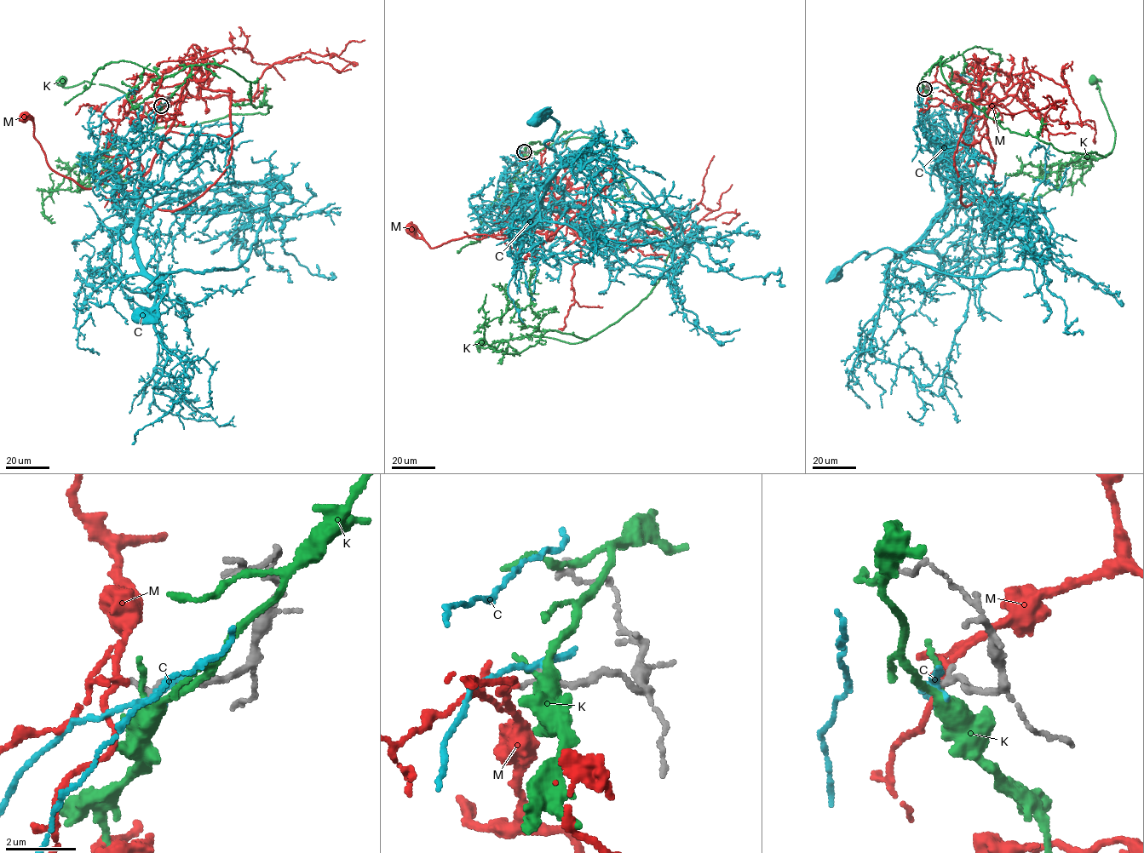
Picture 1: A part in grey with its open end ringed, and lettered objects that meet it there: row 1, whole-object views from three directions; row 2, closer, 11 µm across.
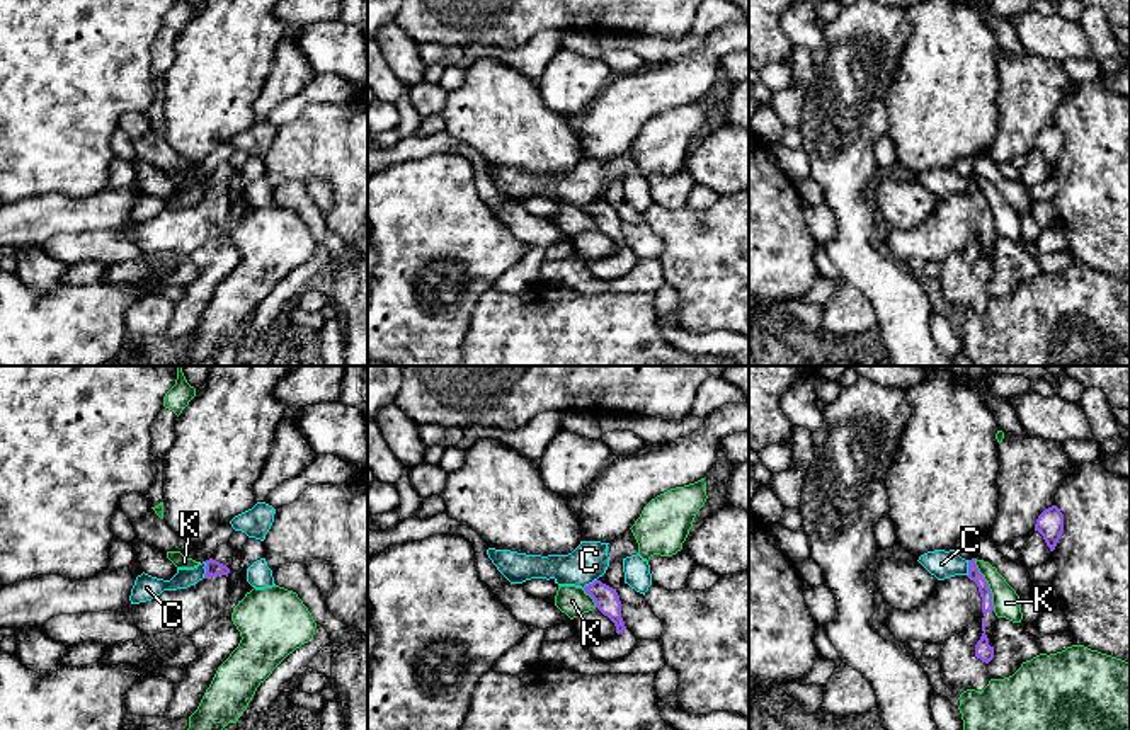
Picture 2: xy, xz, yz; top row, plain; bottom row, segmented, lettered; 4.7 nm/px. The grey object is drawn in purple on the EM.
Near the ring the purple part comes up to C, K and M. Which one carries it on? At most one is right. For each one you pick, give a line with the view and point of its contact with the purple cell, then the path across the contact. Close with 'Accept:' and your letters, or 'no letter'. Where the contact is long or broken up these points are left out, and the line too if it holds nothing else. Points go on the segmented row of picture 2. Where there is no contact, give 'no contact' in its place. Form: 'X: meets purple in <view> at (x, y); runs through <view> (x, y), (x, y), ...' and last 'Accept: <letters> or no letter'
Accept: no letter

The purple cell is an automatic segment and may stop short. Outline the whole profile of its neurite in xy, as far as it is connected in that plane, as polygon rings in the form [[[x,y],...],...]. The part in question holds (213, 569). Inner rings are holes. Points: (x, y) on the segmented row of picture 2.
[[[209,558],[204,568],[204,579],[187,589],[163,590],[151,601],[129,604],[138,636],[107,647],[100,662],[131,664],[146,674],[192,664],[197,659],[192,635],[213,618],[225,618],[231,594],[226,565]]]

